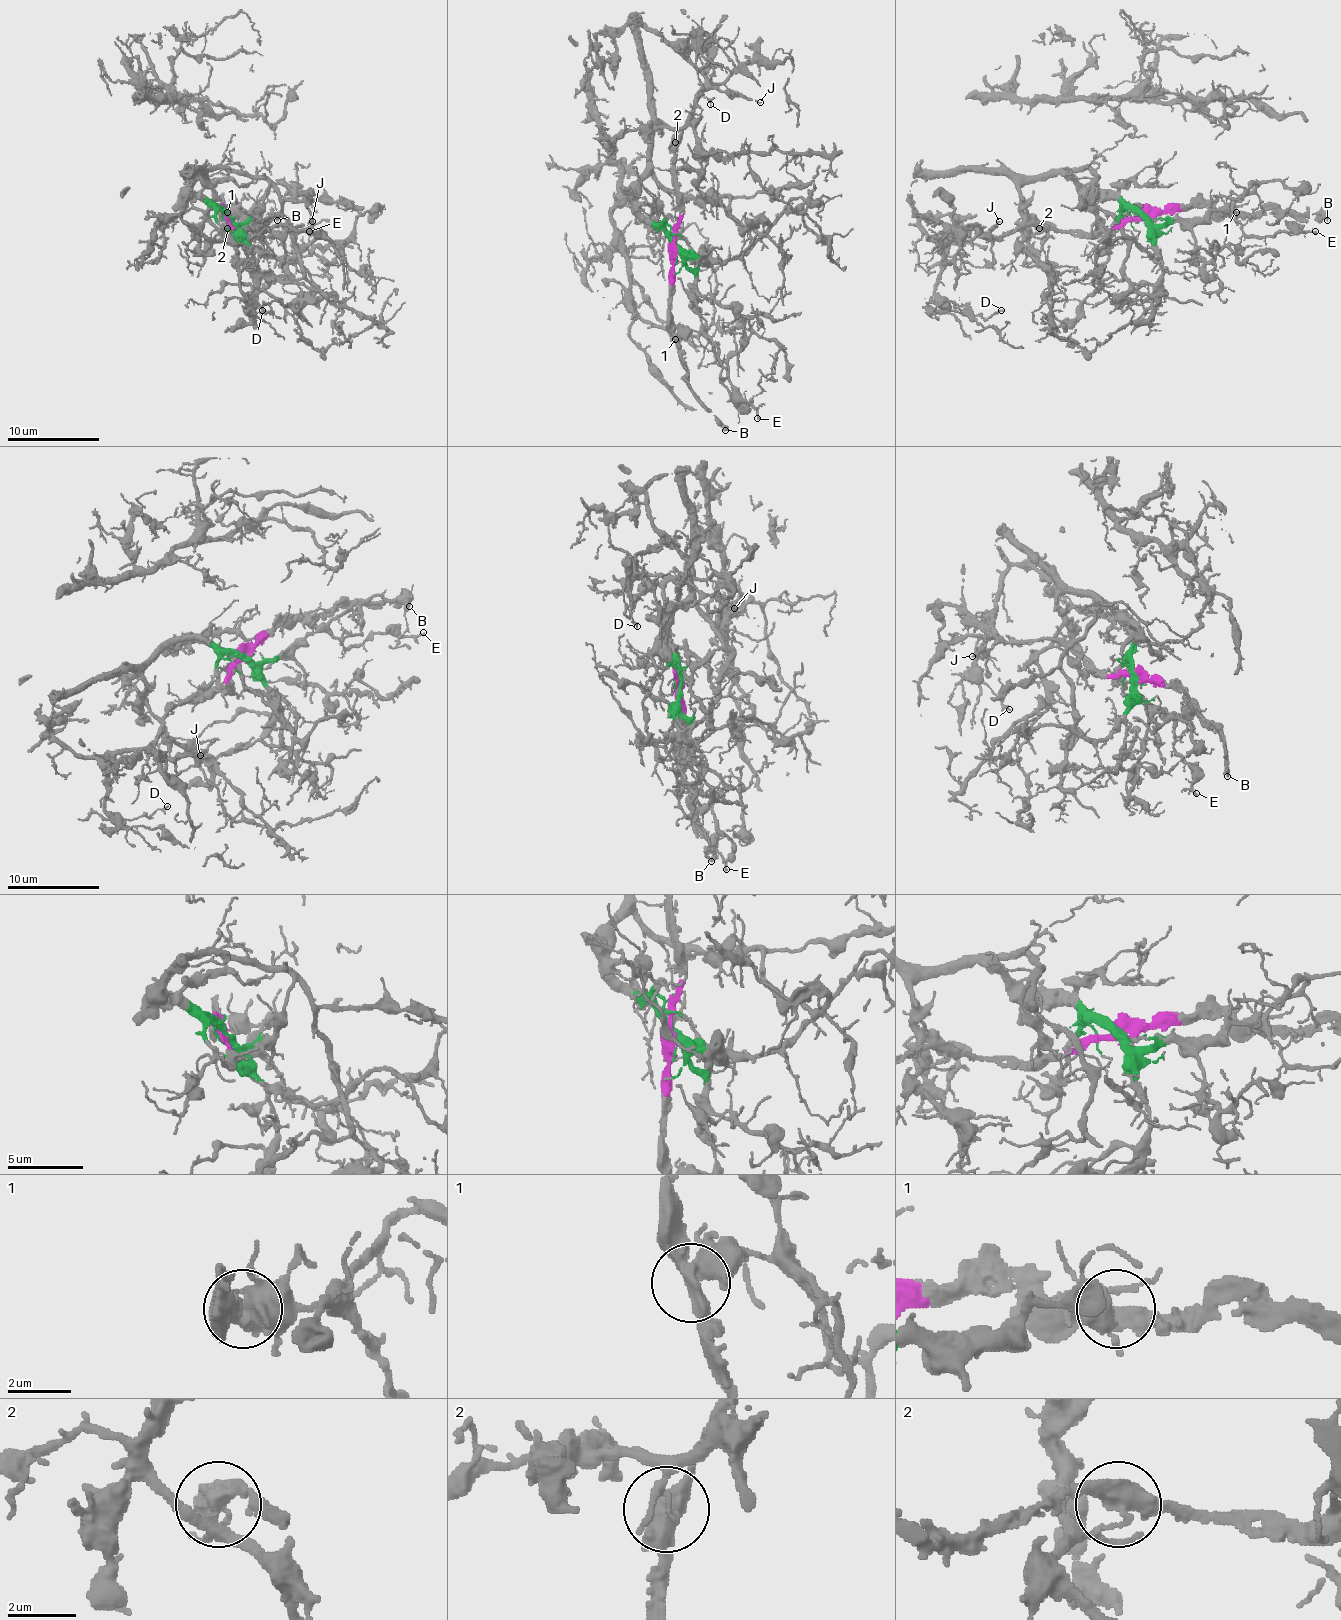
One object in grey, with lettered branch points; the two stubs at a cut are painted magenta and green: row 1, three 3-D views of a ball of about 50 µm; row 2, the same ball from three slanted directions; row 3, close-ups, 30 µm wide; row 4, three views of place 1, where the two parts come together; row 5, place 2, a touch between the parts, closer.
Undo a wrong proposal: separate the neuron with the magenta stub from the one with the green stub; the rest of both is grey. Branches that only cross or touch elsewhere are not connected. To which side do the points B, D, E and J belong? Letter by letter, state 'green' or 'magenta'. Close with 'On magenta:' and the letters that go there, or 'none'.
B: magenta
D: green
E: green
J: magenta
On magenta: B, J

